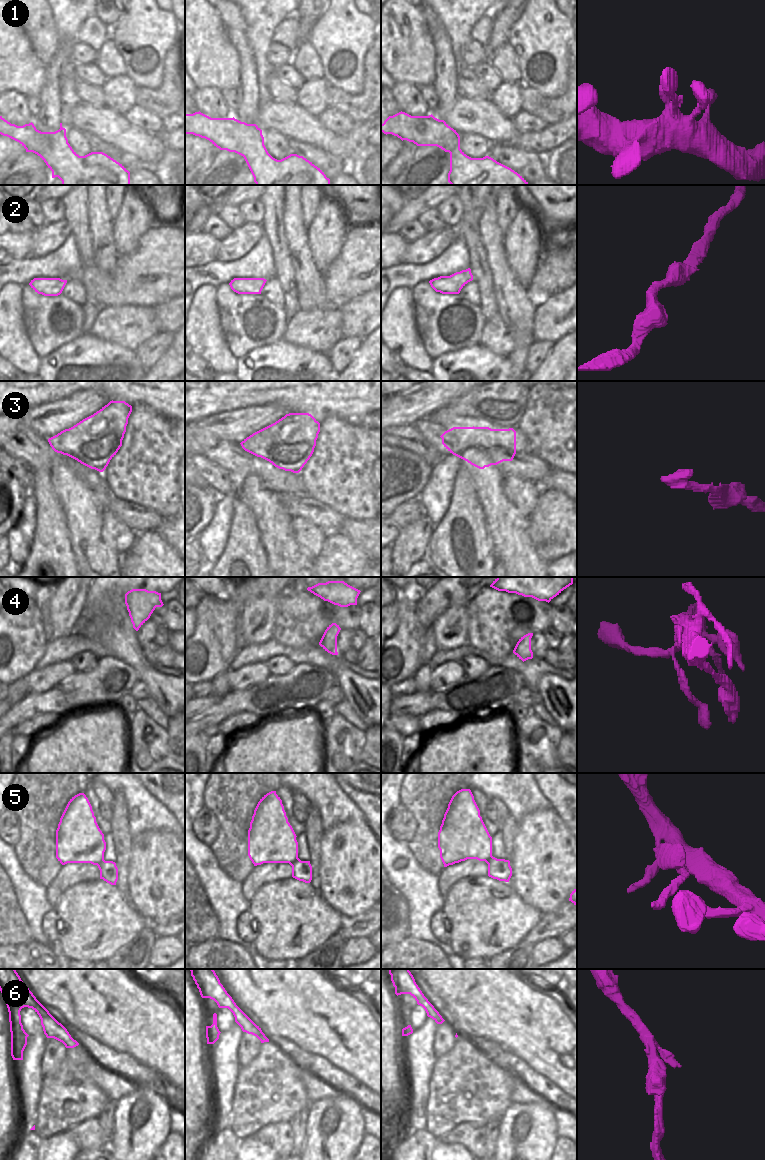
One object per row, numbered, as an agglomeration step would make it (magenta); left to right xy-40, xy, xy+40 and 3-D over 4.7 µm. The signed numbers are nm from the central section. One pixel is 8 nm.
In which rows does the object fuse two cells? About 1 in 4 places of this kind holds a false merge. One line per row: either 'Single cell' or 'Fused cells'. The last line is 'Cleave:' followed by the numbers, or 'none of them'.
1: Single cell
2: Single cell
3: Single cell
4: Single cell
5: Single cell
6: Single cell
Cleave: none of them

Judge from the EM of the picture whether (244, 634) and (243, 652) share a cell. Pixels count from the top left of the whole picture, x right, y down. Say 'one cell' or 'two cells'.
two cells

